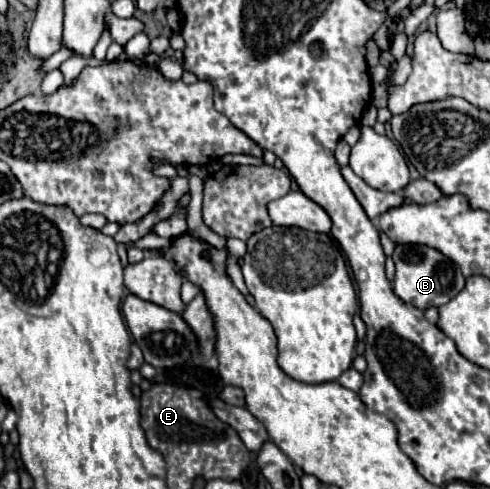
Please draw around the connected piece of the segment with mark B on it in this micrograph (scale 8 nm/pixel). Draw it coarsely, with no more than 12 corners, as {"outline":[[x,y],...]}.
{"outline":[[397,245],[395,295],[417,309],[465,287],[459,265],[431,247]]}

